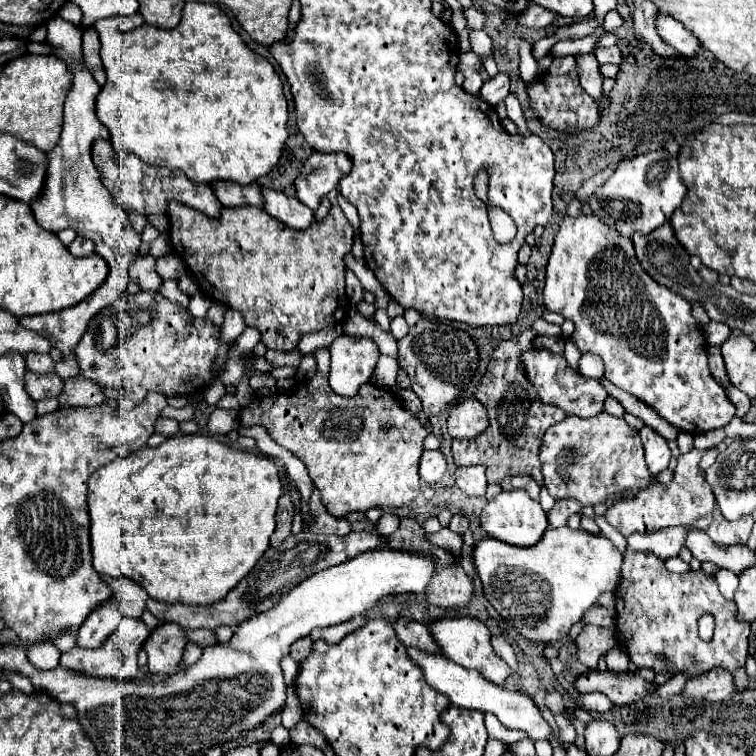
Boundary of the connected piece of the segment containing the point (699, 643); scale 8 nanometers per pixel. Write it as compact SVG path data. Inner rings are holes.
M625 549L621 583L615 591L615 599L617 639L625 645L635 667L651 667L657 673L687 671L691 677L699 677L699 673L707 673L707 669L713 667L723 667L739 681L739 693L747 689L749 677L745 673L745 657L749 623L737 621L735 601L719 593L715 577L703 571L675 575L667 571L665 561L655 553ZM705 613L715 615L715 635L709 643L697 635L697 621Z

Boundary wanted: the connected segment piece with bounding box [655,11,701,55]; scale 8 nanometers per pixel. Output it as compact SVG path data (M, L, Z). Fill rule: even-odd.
M657 13L655 29L659 37L681 55L693 55L701 47L699 39L693 33L687 33L687 29L683 29L683 25L679 25L679 21L675 21L669 13Z

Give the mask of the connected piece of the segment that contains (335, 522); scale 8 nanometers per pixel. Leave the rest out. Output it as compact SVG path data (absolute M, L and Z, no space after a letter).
M311 487L311 497L307 501L307 507L309 507L309 513L307 513L307 519L301 527L301 531L305 531L305 533L333 533L333 535L347 535L351 531L351 525L347 523L345 517L337 519L337 517L327 515L325 505L321 503L321 493L315 487Z

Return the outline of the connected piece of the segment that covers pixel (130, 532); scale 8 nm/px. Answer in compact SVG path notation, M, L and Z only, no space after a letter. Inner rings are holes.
M173 435L165 439L159 447L141 447L127 457L119 457L103 467L99 467L91 479L87 489L87 505L91 517L91 553L93 553L93 569L101 575L109 577L129 577L139 583L151 599L163 603L185 603L185 605L211 605L221 601L261 559L261 555L269 549L269 537L275 531L275 513L279 497L283 495L283 487L277 475L277 467L269 457L253 455L237 451L225 443L215 441L207 435Z

